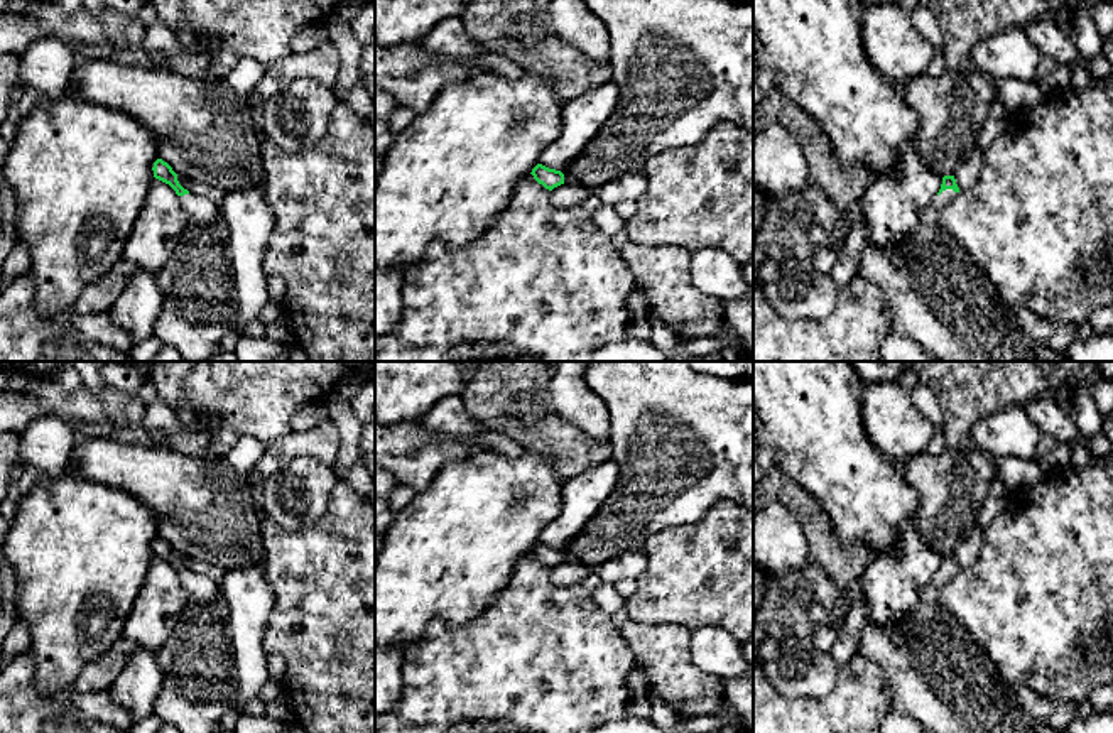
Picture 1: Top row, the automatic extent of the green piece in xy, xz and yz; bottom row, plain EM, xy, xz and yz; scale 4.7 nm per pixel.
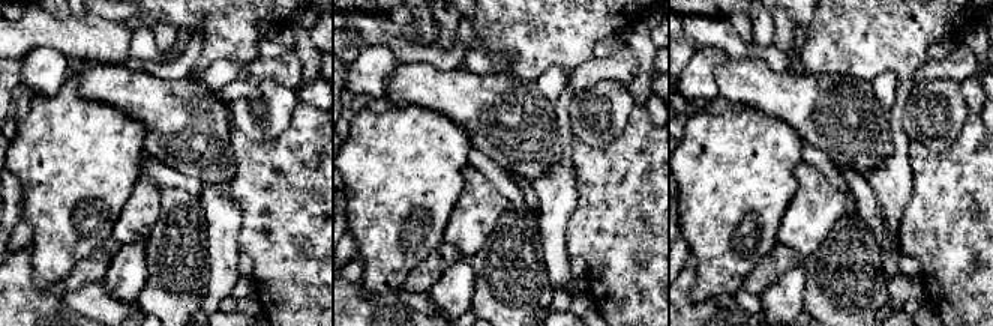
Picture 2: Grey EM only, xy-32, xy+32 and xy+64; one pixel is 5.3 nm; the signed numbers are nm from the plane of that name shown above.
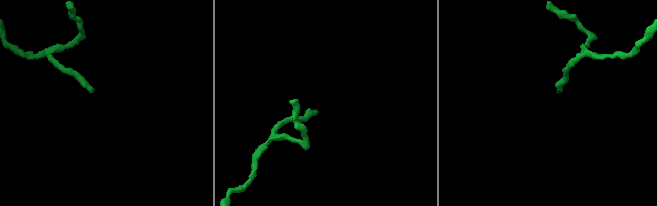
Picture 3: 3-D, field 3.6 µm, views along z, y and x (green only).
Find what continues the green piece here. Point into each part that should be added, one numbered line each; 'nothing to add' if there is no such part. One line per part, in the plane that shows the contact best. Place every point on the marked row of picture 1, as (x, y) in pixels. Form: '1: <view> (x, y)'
1: yz (938, 298)

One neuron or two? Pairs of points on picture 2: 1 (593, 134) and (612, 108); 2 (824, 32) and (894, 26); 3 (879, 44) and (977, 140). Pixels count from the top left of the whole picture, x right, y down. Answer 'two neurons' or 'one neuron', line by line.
1: one neuron
2: one neuron
3: two neurons

